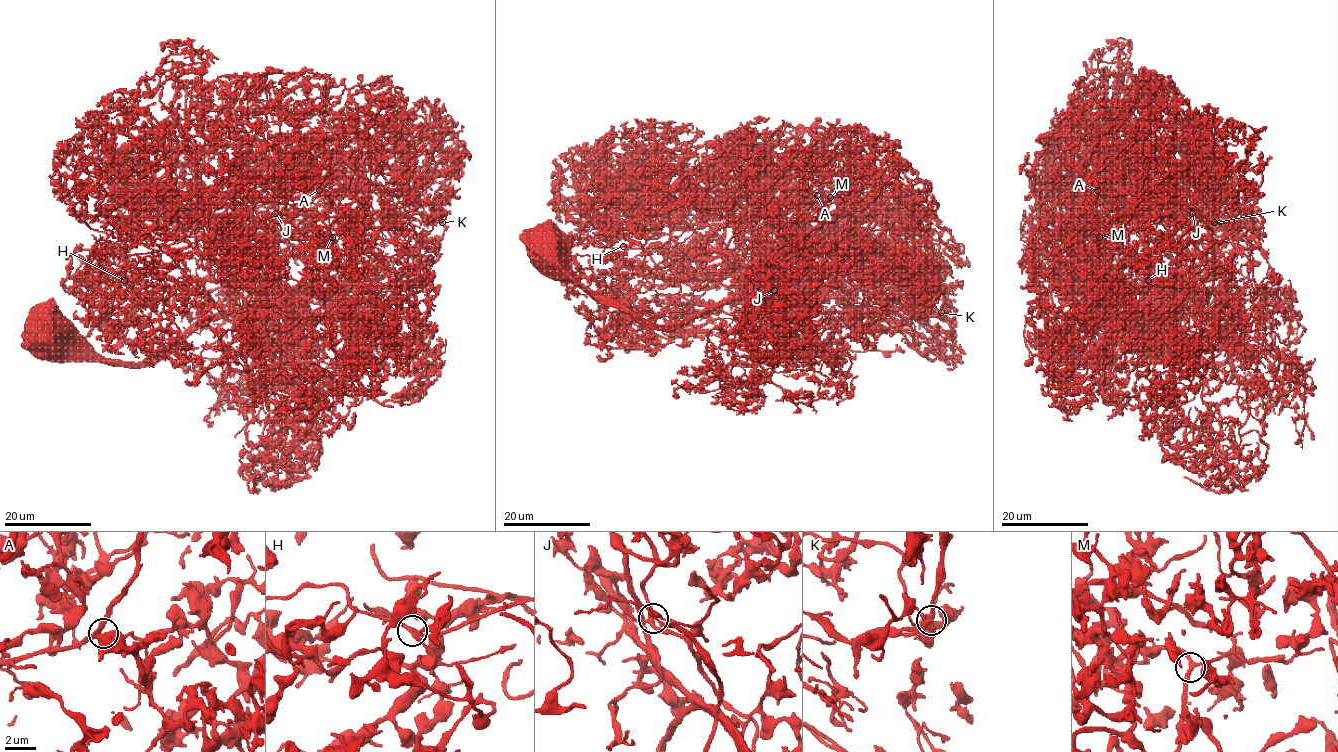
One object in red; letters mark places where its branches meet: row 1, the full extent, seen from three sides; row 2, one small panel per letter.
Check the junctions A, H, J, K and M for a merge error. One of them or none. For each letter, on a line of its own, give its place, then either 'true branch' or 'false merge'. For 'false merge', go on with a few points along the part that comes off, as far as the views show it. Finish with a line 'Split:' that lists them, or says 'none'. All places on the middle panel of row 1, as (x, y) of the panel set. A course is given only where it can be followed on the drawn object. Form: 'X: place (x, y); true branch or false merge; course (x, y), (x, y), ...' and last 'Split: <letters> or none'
A: place (817, 195); true branch
H: place (623, 246); true branch
J: place (774, 290); true branch
K: place (941, 312); true branch
M: place (830, 197); true branch
Split: none

